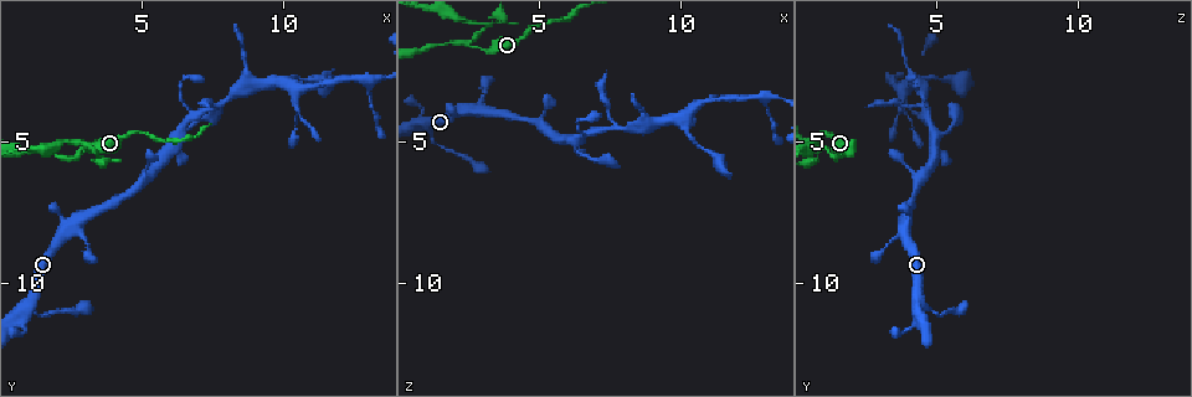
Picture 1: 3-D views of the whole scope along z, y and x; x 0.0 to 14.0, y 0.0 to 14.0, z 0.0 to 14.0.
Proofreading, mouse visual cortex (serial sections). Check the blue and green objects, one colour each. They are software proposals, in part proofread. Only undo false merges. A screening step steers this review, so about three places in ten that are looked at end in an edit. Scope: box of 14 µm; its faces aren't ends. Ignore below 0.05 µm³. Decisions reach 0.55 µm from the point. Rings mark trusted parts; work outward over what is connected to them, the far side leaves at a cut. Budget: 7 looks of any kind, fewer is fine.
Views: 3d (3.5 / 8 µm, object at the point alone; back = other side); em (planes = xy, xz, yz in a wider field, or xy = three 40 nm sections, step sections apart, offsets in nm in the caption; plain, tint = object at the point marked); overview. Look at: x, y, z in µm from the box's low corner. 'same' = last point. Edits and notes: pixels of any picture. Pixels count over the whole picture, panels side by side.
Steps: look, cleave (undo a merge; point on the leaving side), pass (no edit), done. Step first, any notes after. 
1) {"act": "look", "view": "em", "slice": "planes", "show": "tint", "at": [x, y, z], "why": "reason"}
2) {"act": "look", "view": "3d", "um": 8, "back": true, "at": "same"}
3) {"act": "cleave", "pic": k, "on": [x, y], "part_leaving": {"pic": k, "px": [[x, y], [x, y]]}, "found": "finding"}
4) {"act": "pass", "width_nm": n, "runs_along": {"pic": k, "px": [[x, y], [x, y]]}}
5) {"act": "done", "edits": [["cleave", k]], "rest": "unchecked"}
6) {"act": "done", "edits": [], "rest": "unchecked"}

{"act": "look", "view": "3d", "um": 8, "at": [2.4, 5.5, 1.7], "why": "a narrow waist"}

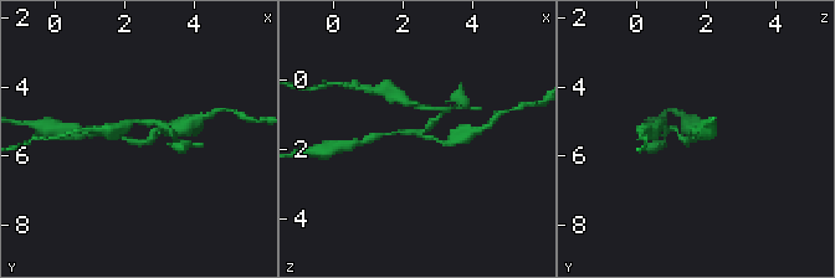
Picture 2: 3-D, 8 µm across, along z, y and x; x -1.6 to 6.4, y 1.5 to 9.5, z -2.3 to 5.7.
{"act": "look", "view": "em", "slice": "xy", "step": 3, "show": "tint", "at": [2.4, 5.5, 1.7]}

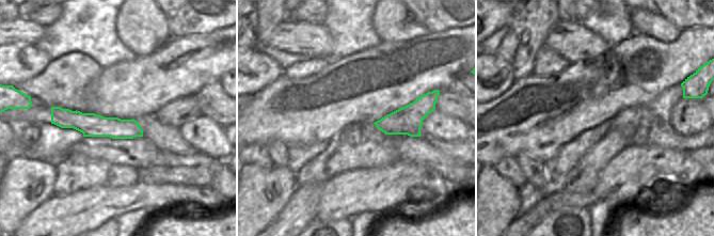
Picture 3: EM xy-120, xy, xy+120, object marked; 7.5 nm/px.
{"act": "cleave", "pic": 2, "on": [159, 125], "found": "two cells meet here"}

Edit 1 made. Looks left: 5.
{"act": "look", "view": "overview", "why": "see it whole again"}

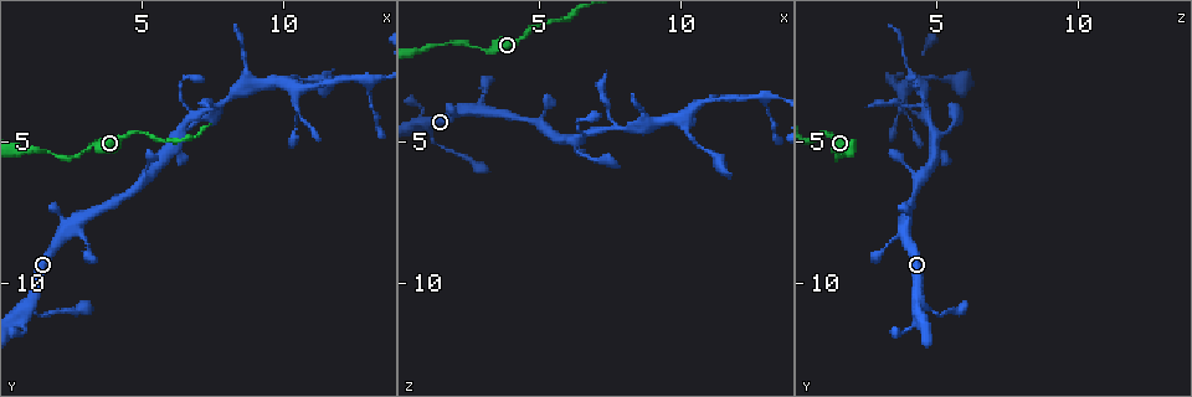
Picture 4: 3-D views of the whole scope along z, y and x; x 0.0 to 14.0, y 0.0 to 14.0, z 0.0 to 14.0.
{"act": "look", "view": "3d", "um": 3.5, "at": [7.7, 3.8, 4.5], "why": "three arms meet"}

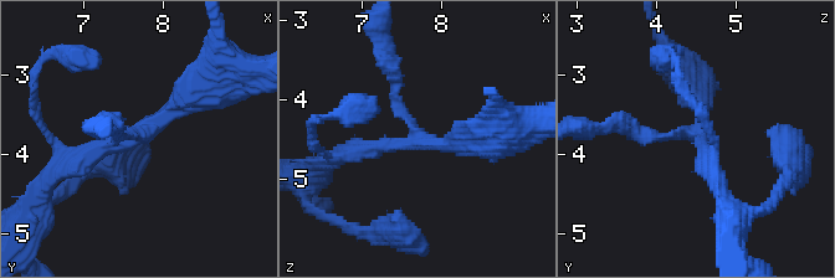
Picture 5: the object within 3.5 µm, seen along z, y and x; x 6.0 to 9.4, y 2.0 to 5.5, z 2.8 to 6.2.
{"act": "look", "view": "em", "slice": "xy", "step": 2, "show": "tint", "at": [7.75, 3.75, 4.55], "arms": 3, "arm_widths_nm": [150, 250, 300]}

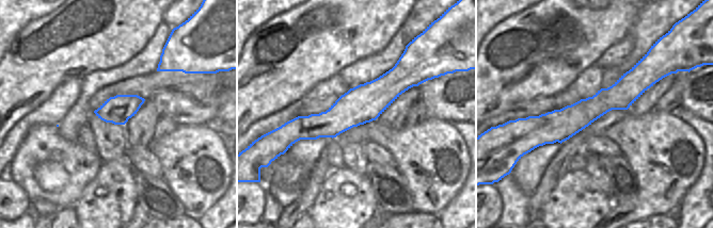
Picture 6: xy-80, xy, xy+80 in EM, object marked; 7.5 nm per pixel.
{"act": "cleave", "pic": 5, "on": [640, 138], "part_leaving": {"pic": 5, "px": [[680, 135], [590, 128]]}, "found": "a second cell is stuck on"}

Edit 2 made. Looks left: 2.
{"act": "look", "view": "3d", "um": 8, "at": [10.3, 3.6, 3.8], "why": "sudden change in width"}

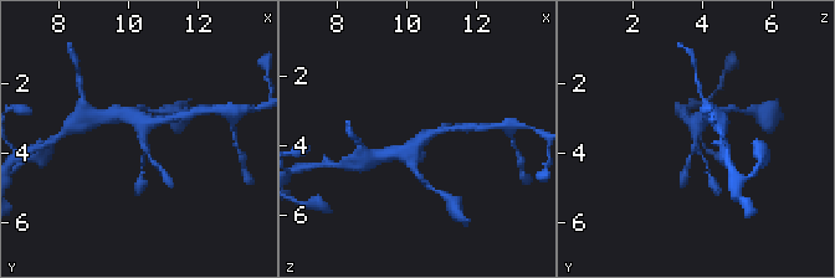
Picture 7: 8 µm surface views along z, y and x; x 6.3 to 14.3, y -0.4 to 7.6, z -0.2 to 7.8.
{"act": "look", "view": "em", "slice": "xy", "step": 1, "show": "tint", "at": [10.4, 3.7, 3.8], "why": "now the EM"}

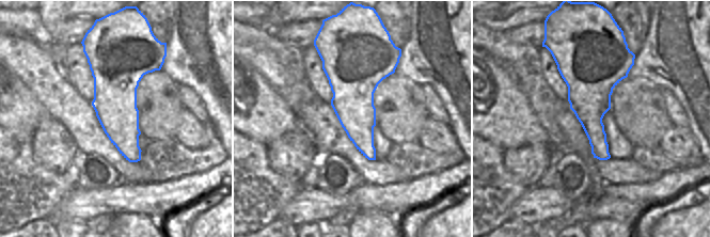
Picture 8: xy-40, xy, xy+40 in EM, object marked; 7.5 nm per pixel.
{"act": "pass", "found": "all the same cell"}

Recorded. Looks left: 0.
{"act": "done", "edits": [["cleave", 2], ["cleave", 5]], "rest": "unchecked"}

